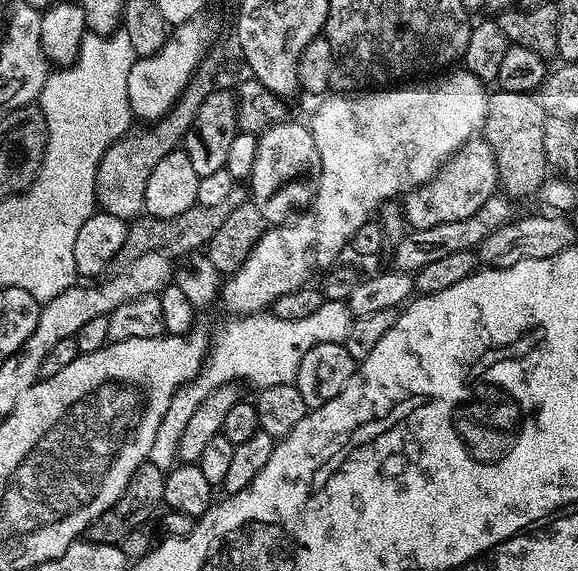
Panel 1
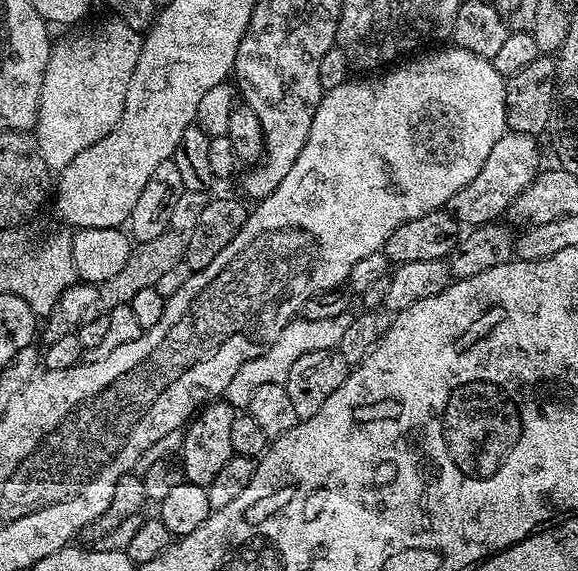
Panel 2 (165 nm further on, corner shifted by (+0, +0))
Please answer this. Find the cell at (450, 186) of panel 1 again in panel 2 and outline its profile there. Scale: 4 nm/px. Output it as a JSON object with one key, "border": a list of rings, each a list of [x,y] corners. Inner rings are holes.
{"border":[[[512,132],[498,138],[498,142],[494,142],[494,150],[490,150],[490,158],[482,162],[482,170],[479,174],[470,182],[466,182],[466,186],[462,186],[462,190],[458,190],[458,194],[451,196],[447,202],[447,211],[455,216],[459,224],[462,226],[491,224],[499,221],[507,213],[508,207],[518,198],[518,194],[522,194],[530,186],[530,182],[534,182],[534,178],[542,171],[540,148],[536,145],[536,140],[535,135],[526,132]]]}

